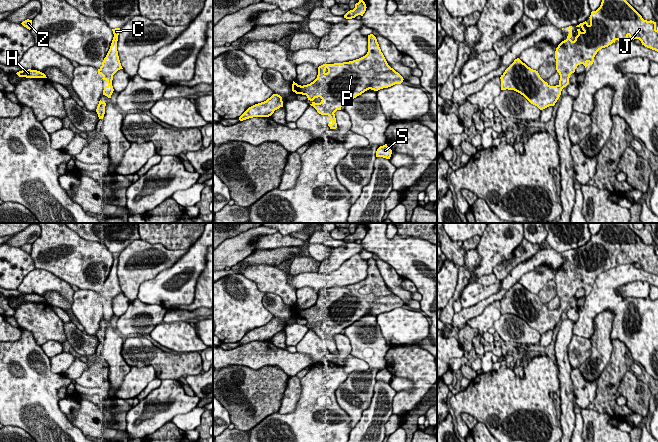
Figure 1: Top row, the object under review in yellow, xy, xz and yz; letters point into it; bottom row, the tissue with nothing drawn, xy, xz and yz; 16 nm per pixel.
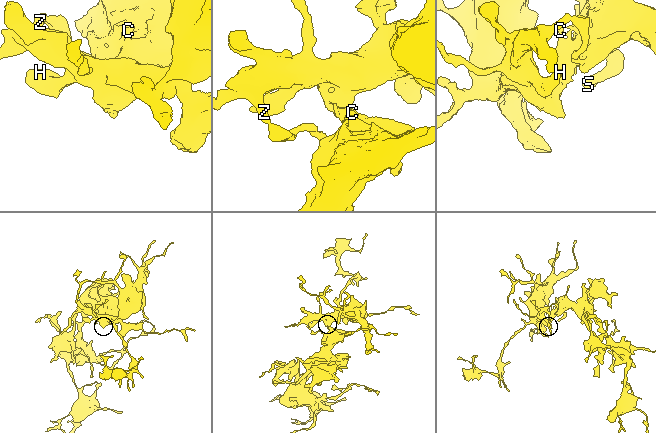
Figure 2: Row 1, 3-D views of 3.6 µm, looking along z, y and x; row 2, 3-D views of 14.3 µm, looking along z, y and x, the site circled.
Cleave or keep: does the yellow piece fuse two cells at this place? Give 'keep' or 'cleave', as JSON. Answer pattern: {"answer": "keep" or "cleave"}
{"answer": "keep"}

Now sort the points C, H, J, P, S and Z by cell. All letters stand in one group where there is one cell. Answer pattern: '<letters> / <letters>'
C H J P S Z

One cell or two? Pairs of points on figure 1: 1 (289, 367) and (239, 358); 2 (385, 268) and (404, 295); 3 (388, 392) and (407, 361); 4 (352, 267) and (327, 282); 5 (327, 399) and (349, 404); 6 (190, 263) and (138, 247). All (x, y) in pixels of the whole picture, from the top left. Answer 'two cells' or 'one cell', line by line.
1: one cell
2: one cell
3: two cells
4: one cell
5: two cells
6: two cells

